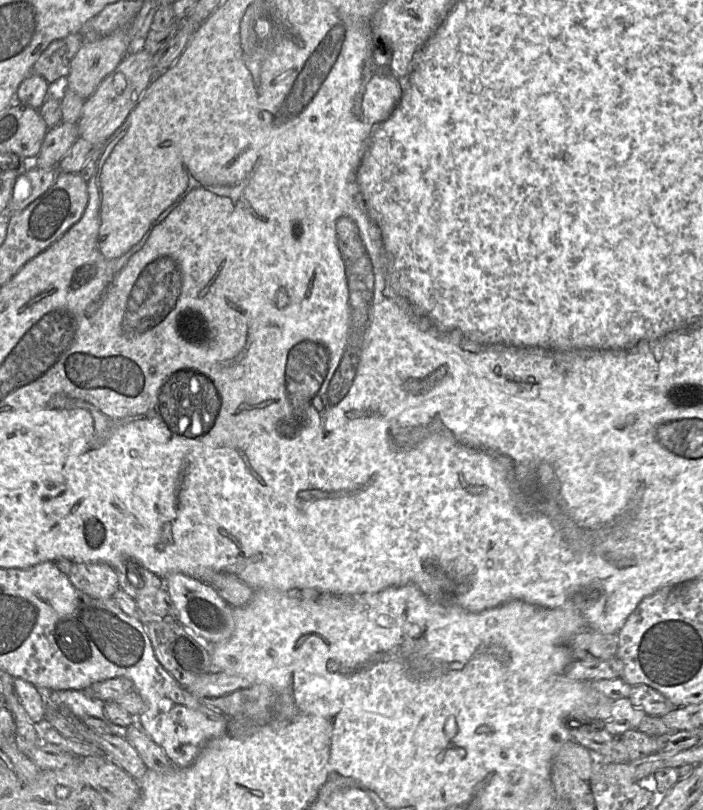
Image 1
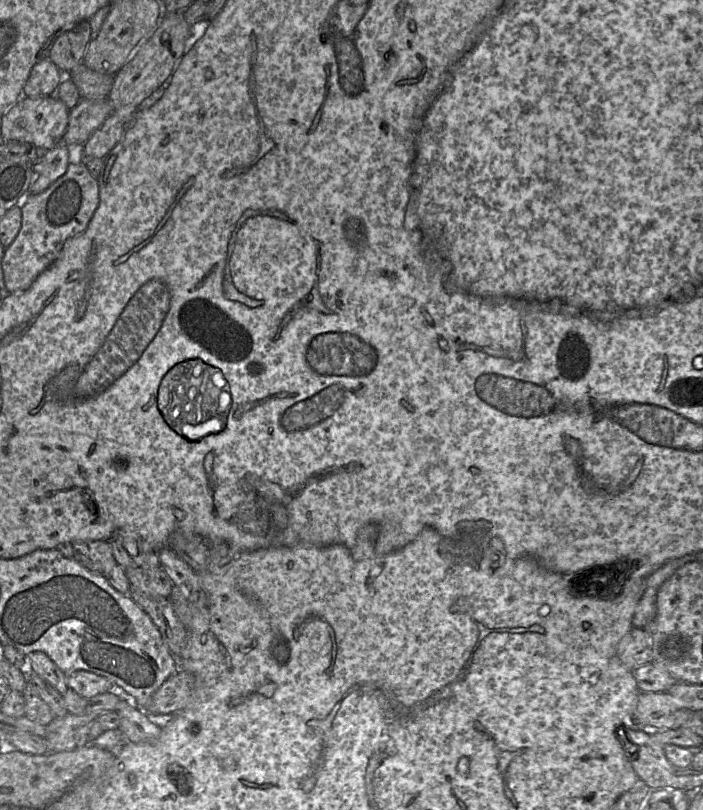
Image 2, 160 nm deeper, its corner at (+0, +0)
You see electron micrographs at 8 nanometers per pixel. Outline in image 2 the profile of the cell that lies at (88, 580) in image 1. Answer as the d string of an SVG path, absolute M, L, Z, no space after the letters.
M79 540L72 542L72 545L72 557L91 571L109 574L112 567L117 564L112 547L106 540Z

